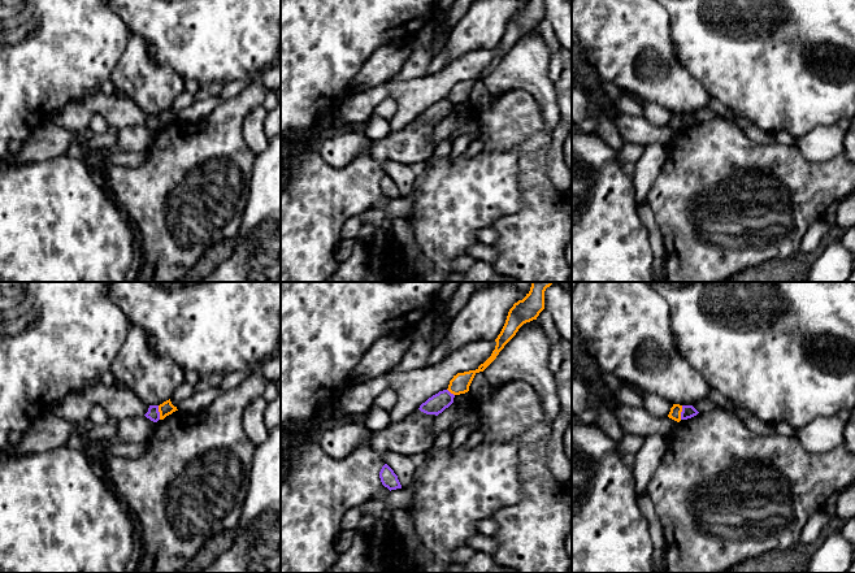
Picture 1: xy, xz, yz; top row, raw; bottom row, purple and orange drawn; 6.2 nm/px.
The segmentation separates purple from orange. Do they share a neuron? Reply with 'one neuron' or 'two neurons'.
two neurons

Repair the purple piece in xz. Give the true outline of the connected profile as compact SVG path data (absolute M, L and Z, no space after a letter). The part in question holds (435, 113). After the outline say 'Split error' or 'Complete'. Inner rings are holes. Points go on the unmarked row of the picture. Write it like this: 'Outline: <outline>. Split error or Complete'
Outline: M443 99L429 107L420 114L418 118L426 123L438 125L453 112L453 107L453 103L451 103L448 99Z. Complete

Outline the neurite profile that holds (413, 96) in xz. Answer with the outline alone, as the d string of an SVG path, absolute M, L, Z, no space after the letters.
M472 51L451 61L435 74L409 81L390 79L372 90L348 95L335 116L342 122L365 123L386 97L396 101L398 109L390 121L391 131L404 129L429 107L447 99L457 83L476 79L495 58L496 51Z

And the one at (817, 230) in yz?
M824 218L813 221L803 235L803 239L800 242L800 251L804 253L813 252L828 231L829 225Z

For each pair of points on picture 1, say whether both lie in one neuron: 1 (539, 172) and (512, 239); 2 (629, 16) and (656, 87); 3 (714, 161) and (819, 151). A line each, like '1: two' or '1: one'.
1: one
2: one
3: two

